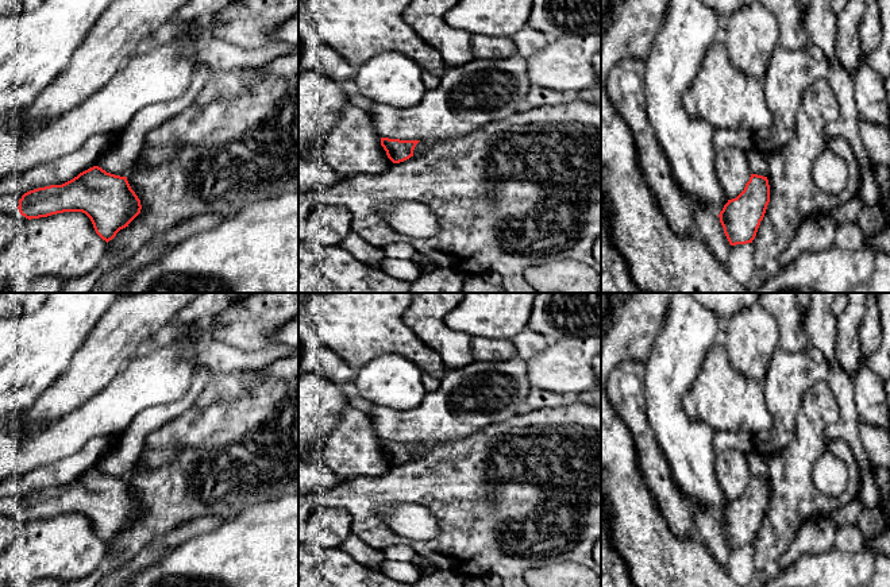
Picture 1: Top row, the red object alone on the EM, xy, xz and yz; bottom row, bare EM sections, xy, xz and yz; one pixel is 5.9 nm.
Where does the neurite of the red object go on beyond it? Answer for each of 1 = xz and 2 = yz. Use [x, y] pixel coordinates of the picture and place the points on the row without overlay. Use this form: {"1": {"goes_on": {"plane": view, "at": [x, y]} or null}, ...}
{"1": {"goes_on": null}, "2": {"goes_on": null}}

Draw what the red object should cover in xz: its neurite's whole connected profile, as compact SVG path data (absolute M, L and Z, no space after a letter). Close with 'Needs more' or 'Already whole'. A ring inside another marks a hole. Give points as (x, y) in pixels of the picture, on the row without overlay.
M381 440L381 448L393 466L400 466L413 459L413 452L420 443L400 443Z. Already whole

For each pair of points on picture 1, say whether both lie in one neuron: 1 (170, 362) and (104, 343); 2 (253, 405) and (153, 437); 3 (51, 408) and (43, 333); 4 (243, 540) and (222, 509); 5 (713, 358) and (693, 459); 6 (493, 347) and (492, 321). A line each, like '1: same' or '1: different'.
1: different
2: same
3: different
4: different
5: different
6: different

